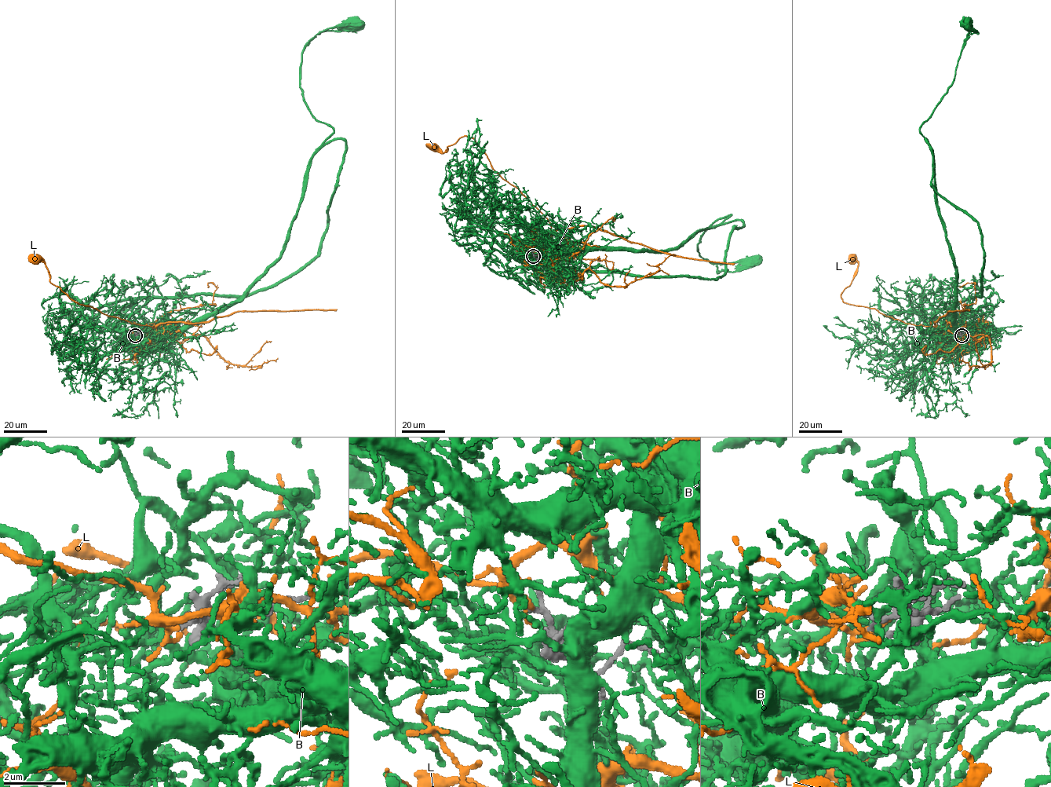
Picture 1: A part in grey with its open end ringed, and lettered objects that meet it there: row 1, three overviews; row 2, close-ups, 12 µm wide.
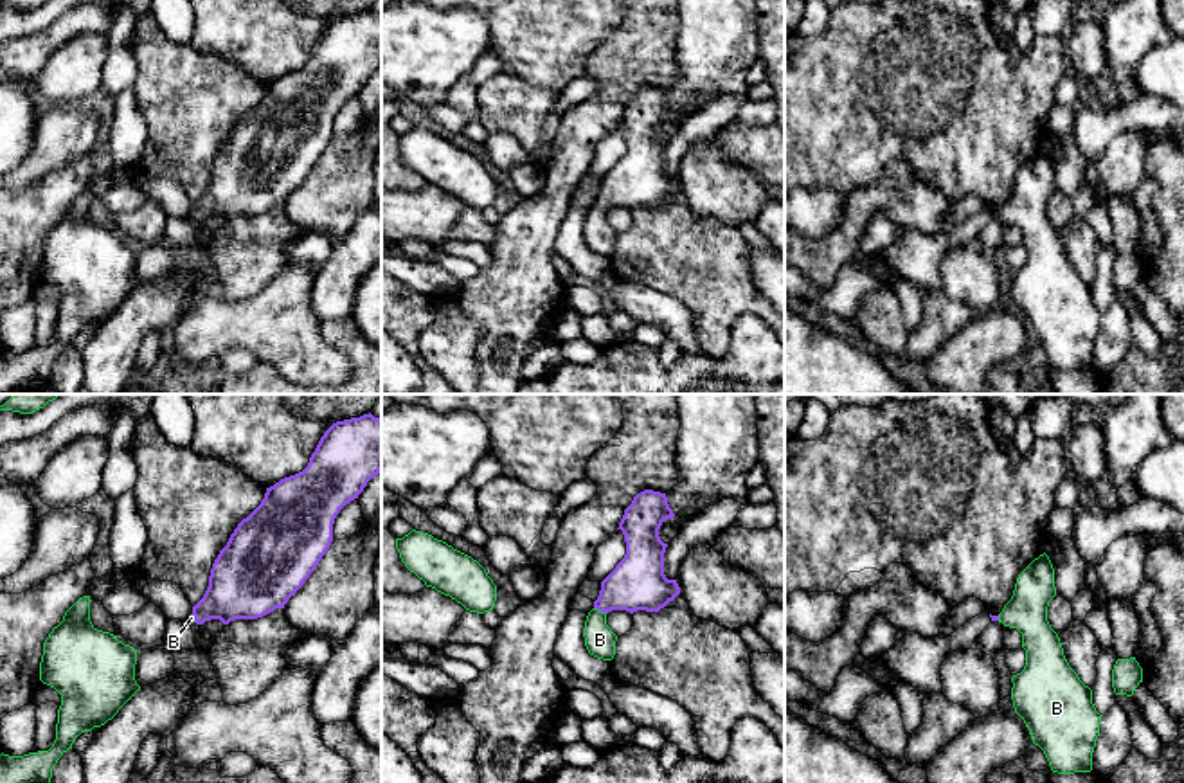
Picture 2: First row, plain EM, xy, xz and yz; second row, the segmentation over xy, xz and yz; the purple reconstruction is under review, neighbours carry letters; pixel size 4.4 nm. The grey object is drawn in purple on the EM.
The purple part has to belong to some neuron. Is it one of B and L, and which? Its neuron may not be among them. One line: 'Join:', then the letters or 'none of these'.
Join: B

